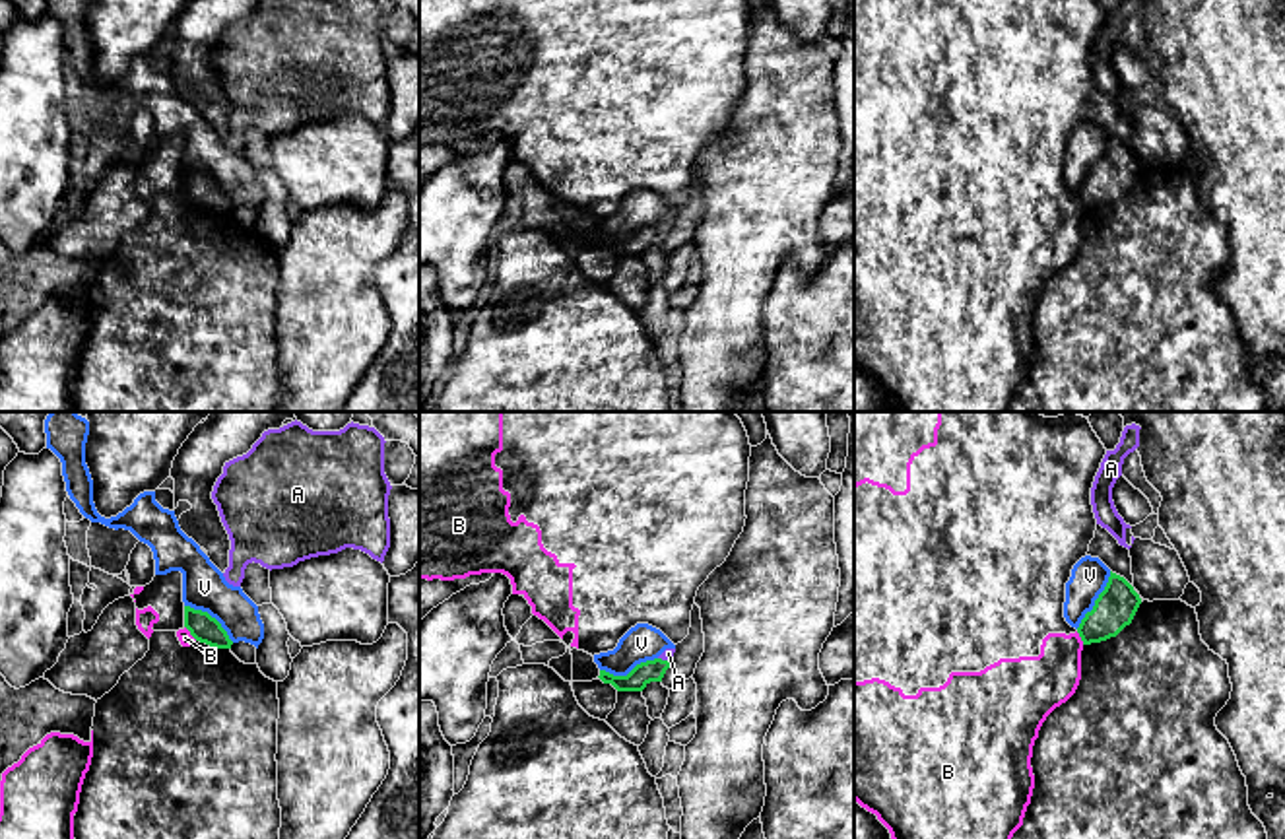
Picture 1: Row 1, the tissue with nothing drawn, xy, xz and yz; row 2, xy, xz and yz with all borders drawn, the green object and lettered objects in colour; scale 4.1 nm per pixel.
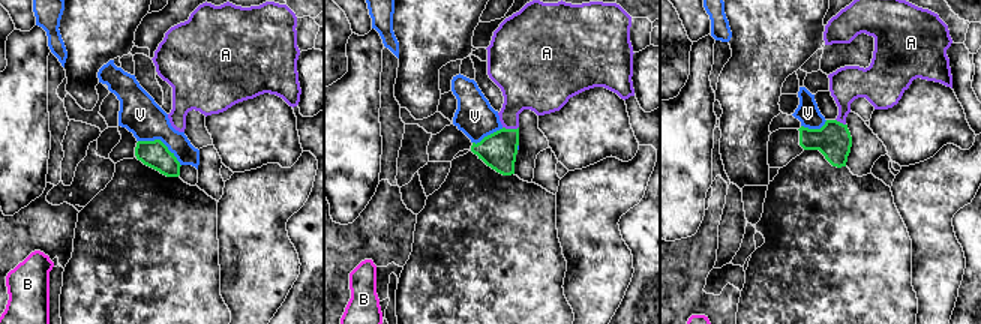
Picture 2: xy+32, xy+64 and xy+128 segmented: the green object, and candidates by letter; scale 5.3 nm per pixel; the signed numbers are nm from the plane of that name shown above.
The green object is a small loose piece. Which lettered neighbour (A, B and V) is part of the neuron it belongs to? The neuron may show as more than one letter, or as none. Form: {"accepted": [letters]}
{"accepted": ["A"]}

